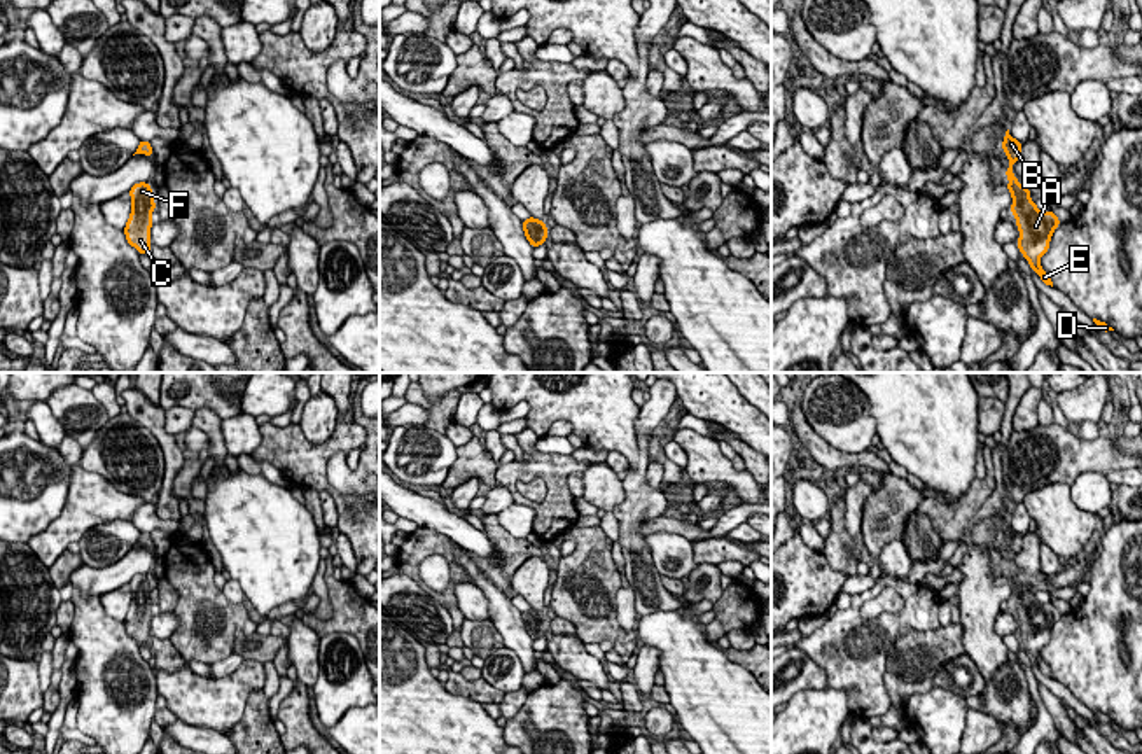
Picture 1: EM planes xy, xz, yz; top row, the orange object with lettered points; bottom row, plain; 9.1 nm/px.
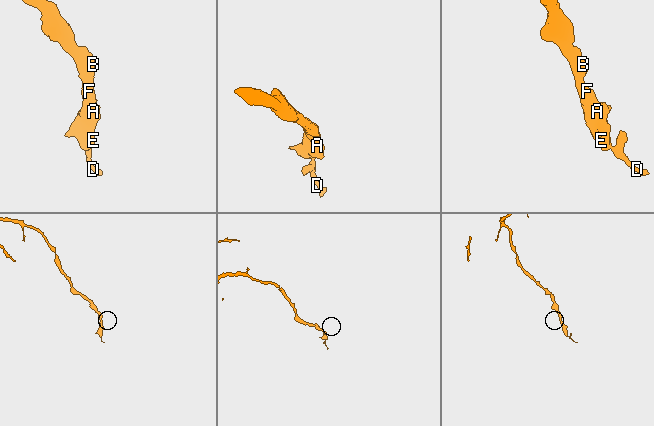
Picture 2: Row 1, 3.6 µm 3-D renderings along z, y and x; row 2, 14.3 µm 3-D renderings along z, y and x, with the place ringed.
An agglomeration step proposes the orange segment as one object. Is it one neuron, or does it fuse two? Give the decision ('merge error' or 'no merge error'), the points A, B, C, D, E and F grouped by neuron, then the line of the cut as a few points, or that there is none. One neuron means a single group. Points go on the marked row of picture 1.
no merge error; A B C D E F; no cut

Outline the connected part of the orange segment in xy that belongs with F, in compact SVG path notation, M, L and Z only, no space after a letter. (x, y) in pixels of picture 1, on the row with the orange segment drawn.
M138 182L129 189L131 213L124 227L126 240L138 254L150 252L152 212L156 210L150 184Z

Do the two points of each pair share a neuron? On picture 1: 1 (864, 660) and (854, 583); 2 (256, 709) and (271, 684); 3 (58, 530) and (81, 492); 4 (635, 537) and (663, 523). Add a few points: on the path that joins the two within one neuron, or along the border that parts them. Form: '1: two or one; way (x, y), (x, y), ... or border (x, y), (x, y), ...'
1: two; border (877, 581), (850, 595)
2: two; border (261, 690), (268, 698)
3: one; way (67, 522), (81, 508), (81, 501)
4: two; border (661, 515), (646, 520), (637, 530)

